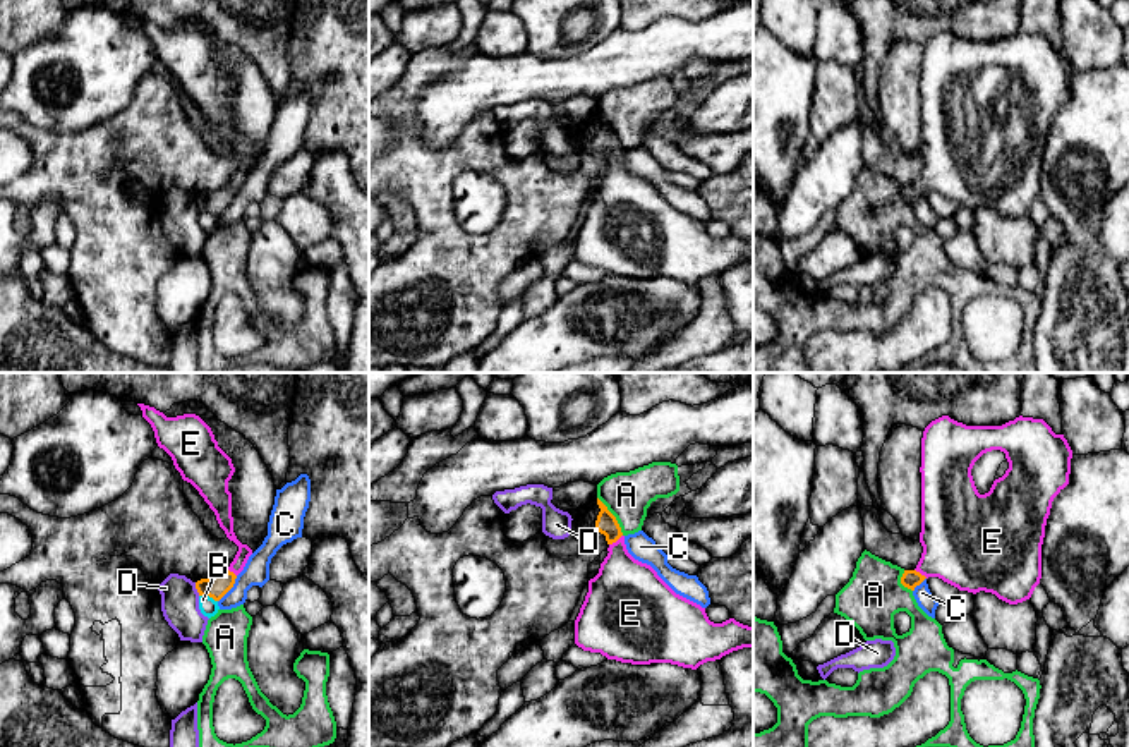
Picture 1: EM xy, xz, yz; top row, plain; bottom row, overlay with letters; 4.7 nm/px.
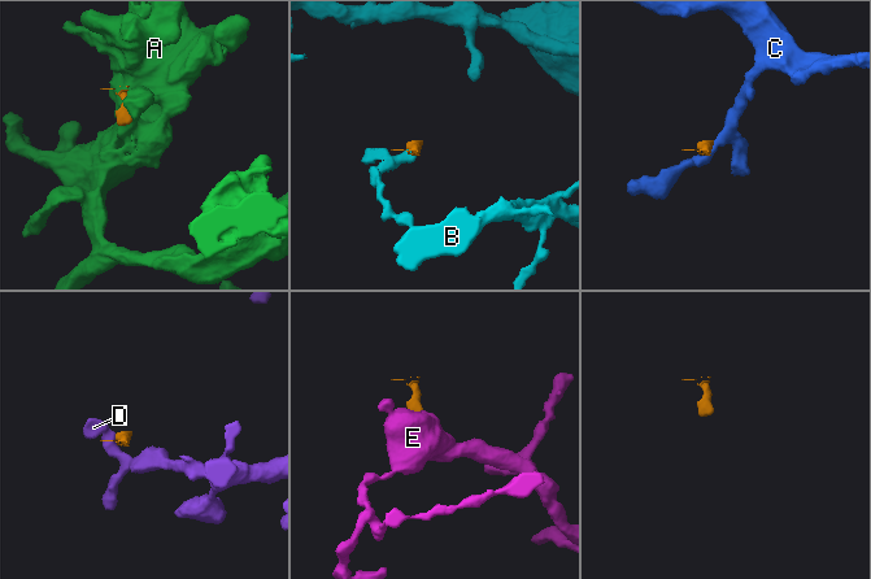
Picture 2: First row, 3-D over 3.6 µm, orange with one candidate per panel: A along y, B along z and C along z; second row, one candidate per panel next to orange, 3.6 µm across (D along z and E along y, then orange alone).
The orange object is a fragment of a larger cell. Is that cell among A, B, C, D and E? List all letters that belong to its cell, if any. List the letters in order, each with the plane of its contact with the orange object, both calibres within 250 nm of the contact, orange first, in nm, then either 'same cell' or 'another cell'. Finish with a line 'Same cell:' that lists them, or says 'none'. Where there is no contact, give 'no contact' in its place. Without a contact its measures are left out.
A: xz | 100/220 nm | another cell
B: xy | 110/90 nm | another cell
C: xy | 110/130 nm | another cell
D: xy | 110/180 nm | another cell
E: xz | 100/320 nm | same cell
Same cell: E

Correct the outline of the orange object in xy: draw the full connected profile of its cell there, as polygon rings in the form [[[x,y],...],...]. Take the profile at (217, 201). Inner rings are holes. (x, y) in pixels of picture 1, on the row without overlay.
[[[137,21],[151,39],[158,62],[172,72],[182,94],[199,106],[226,153],[238,161],[225,187],[196,197],[199,211],[220,216],[233,203],[252,170],[252,165],[242,160],[233,148],[232,108],[228,106],[228,96],[235,88],[232,74],[218,62],[211,43],[199,31],[166,33],[154,22]]]

